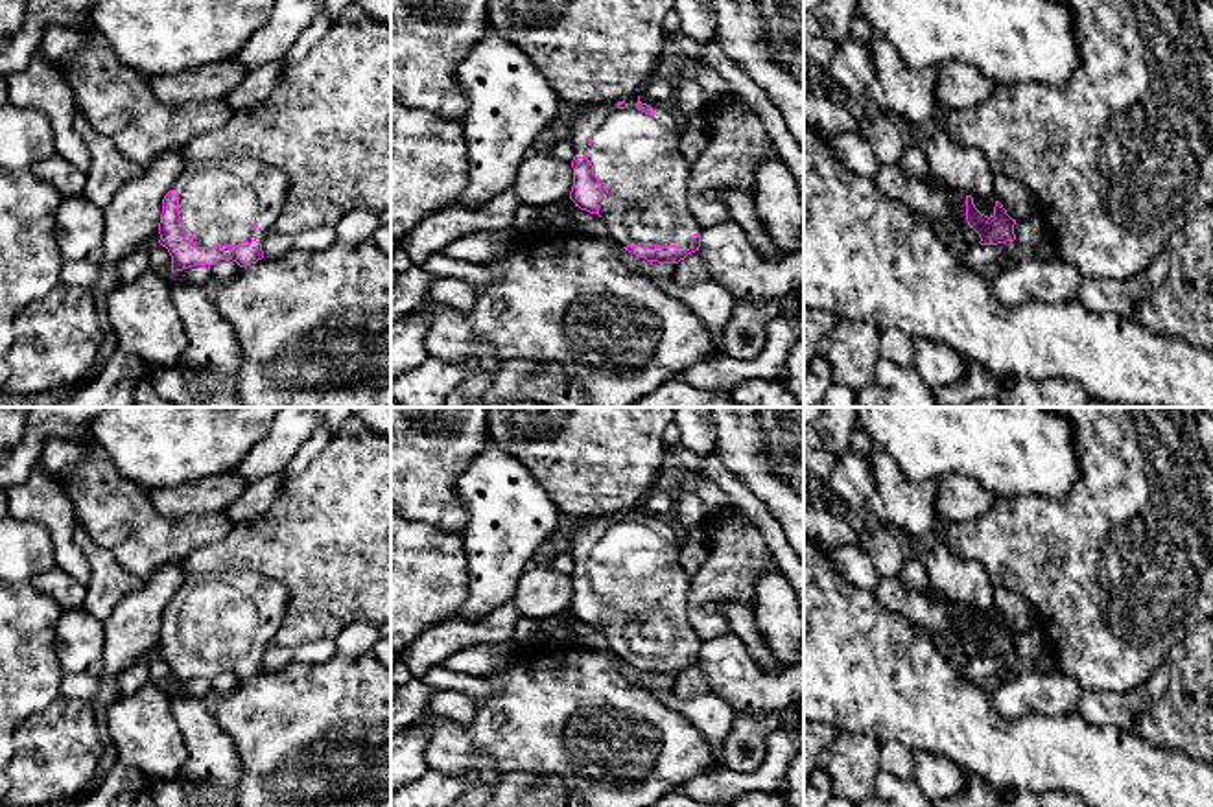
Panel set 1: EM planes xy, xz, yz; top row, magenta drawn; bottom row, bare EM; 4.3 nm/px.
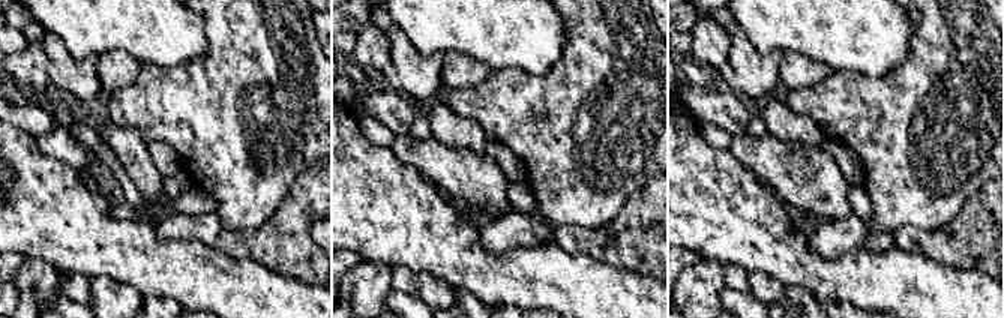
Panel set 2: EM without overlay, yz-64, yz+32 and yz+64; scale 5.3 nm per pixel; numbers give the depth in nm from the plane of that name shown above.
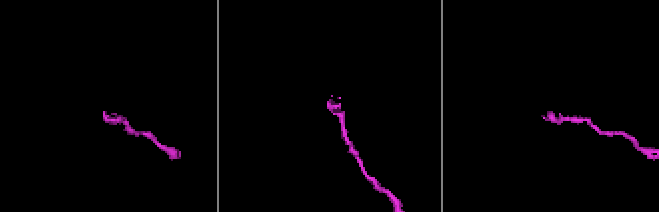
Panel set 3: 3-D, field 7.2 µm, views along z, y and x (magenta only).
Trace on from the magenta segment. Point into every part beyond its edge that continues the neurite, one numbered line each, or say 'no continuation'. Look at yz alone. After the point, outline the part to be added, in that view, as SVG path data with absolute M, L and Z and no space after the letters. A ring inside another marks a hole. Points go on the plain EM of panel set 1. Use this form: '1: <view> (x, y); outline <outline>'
1: yz (928, 614); outline M898 577L883 579L872 595L881 606L896 615L903 615L916 630L931 637L942 637L960 649L960 636L953 626L955 619L966 623L966 606L948 597L933 597L925 591L907 588Z

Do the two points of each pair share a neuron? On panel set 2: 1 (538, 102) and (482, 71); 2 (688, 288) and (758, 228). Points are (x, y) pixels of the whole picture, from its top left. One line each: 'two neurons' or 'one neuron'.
1: two neurons
2: two neurons

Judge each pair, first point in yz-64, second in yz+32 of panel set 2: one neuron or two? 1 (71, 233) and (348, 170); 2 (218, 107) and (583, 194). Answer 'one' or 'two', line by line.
1: one
2: one

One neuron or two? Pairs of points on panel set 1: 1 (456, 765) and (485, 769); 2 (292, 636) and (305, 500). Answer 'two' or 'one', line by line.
1: one
2: one

